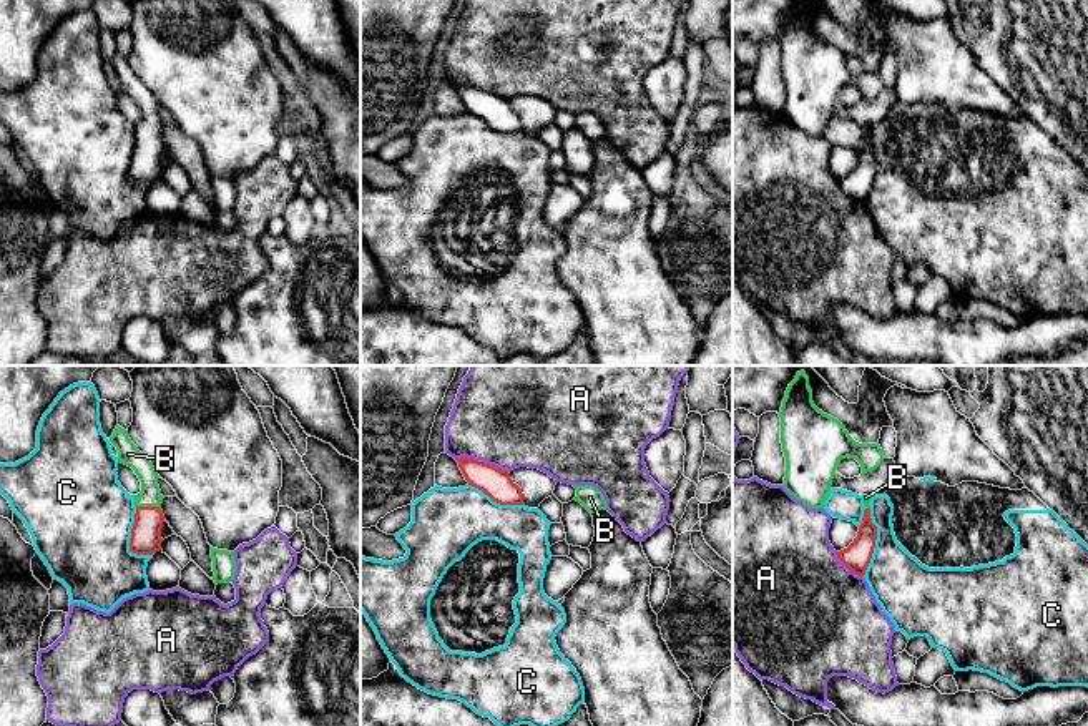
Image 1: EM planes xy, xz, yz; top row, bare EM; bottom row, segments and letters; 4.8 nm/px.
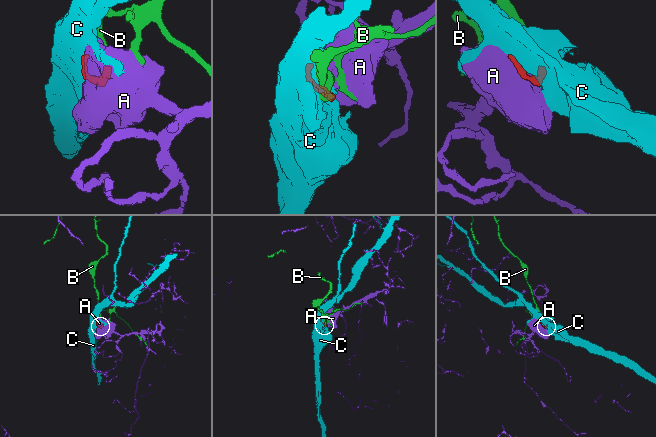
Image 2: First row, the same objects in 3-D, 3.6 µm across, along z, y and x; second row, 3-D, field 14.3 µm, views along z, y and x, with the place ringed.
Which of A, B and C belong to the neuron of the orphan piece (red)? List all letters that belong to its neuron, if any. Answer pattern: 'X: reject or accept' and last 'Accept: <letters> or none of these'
A: reject
B: accept
C: reject
Accept: B

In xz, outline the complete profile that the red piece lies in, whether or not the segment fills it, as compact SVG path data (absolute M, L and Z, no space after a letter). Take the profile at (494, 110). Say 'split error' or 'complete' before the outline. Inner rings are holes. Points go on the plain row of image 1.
complete; M457 86L468 113L482 118L500 133L523 133L522 116L510 106L507 98L473 88Z

